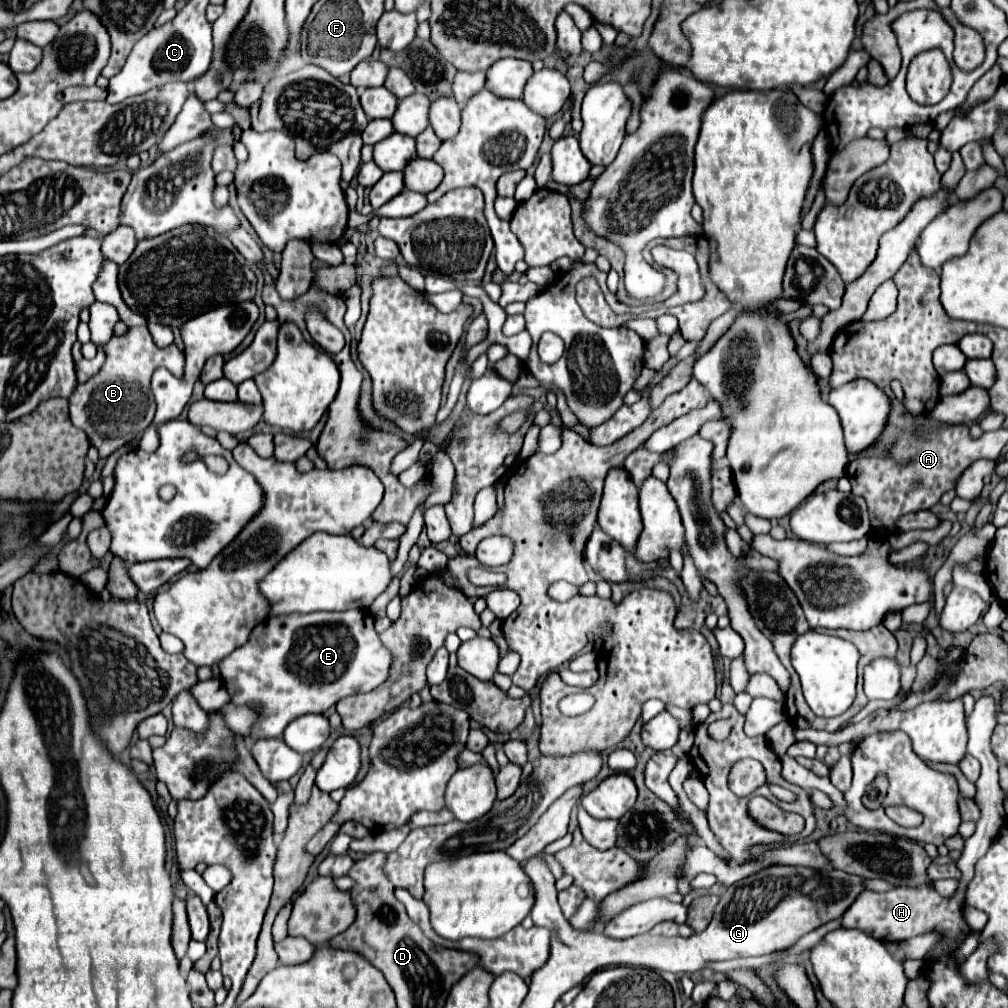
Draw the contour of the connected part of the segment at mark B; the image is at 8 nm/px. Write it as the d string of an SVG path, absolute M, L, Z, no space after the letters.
M131 327L127 329L125 335L117 337L113 335L105 345L105 363L99 369L97 375L93 375L87 383L75 387L75 391L69 397L69 415L75 427L79 427L81 431L87 433L89 443L99 451L99 457L109 457L113 451L129 445L137 435L143 433L149 427L149 379L153 375L155 369L159 367L167 367L173 375L181 375L183 365L185 365L185 355L177 349L177 345L169 345L165 349L159 349L147 327Z

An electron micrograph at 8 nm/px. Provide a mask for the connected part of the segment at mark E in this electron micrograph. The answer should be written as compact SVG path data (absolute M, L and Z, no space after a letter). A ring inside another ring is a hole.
M349 609L341 613L291 613L271 617L259 623L251 631L249 641L225 657L219 663L219 669L221 683L231 695L231 703L247 705L257 713L257 719L249 733L249 739L257 741L265 737L281 737L283 729L301 715L325 713L343 697L373 691L389 677L391 665L393 653L381 643L379 635L375 633L371 613Z

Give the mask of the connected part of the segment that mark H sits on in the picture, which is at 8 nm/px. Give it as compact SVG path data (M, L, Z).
M921 887L921 889L891 889L887 893L873 893L873 891L861 891L859 897L853 901L849 911L843 915L843 927L847 929L861 929L865 933L873 933L875 939L889 943L889 941L905 941L909 937L915 937L925 931L937 931L941 937L957 937L969 927L963 921L963 895L951 895L949 899L943 899L935 889Z

